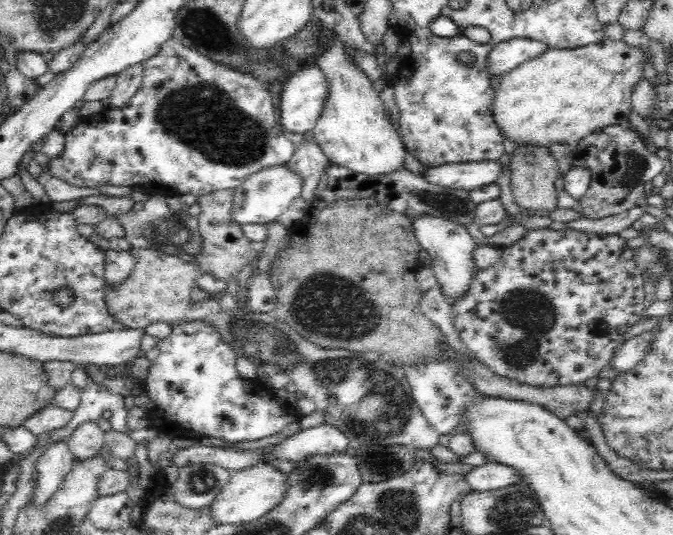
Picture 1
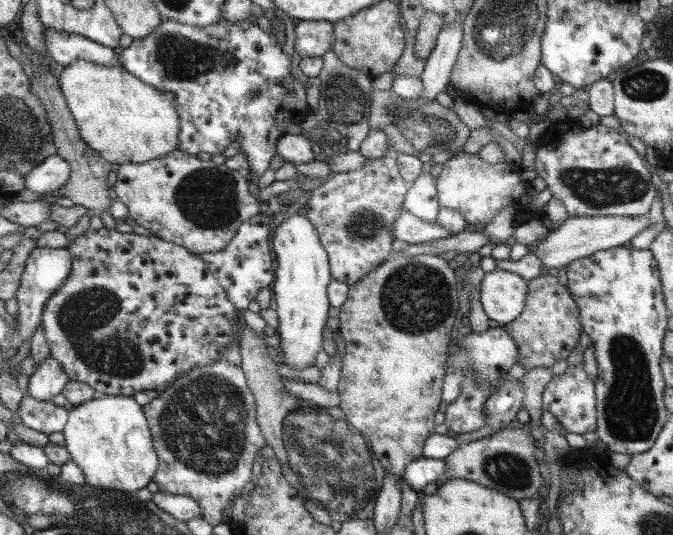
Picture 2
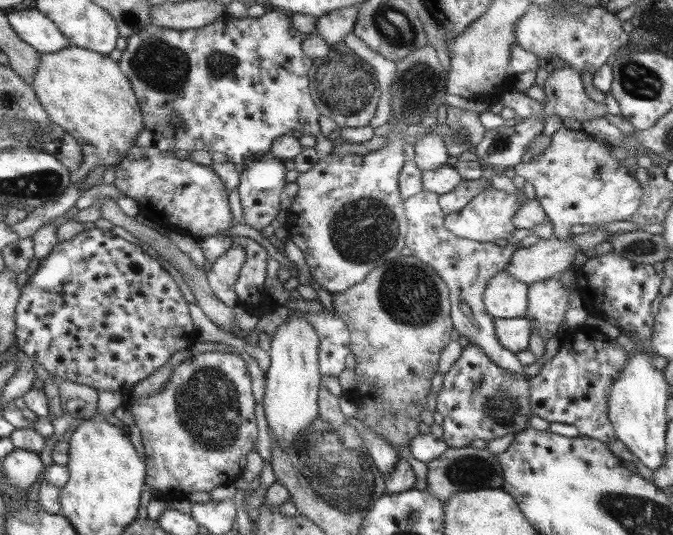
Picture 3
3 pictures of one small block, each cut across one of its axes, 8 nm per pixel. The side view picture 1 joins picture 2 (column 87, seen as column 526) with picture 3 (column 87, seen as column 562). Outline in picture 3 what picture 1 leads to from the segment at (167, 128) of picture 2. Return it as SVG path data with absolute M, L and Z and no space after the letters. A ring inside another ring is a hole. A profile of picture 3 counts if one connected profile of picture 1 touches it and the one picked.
M67 45L55 52L40 53L40 65L34 78L33 88L50 122L70 134L79 144L83 154L82 162L75 169L68 170L70 183L86 177L87 172L94 166L117 165L134 146L136 134L141 130L140 105L137 104L128 77L117 68L117 65L118 62L109 60L107 55L73 45Z

